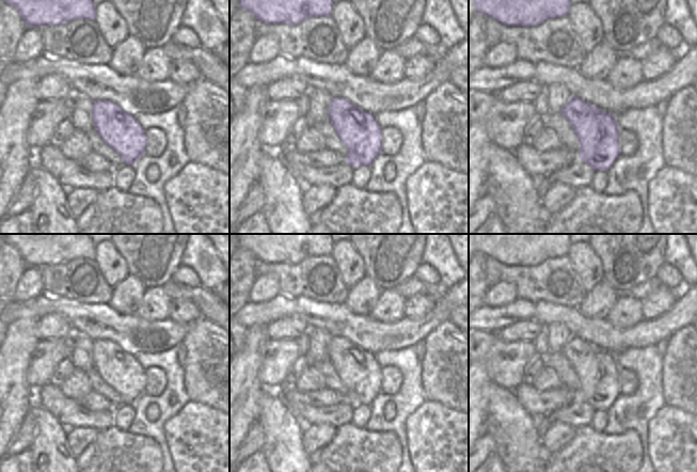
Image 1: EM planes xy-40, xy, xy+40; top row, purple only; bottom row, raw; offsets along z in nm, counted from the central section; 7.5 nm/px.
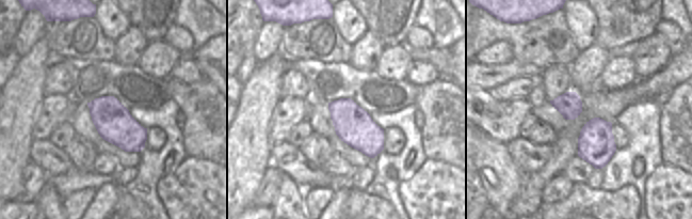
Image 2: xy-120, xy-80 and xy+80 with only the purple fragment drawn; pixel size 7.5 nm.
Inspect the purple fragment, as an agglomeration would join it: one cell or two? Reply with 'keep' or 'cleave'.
keep

